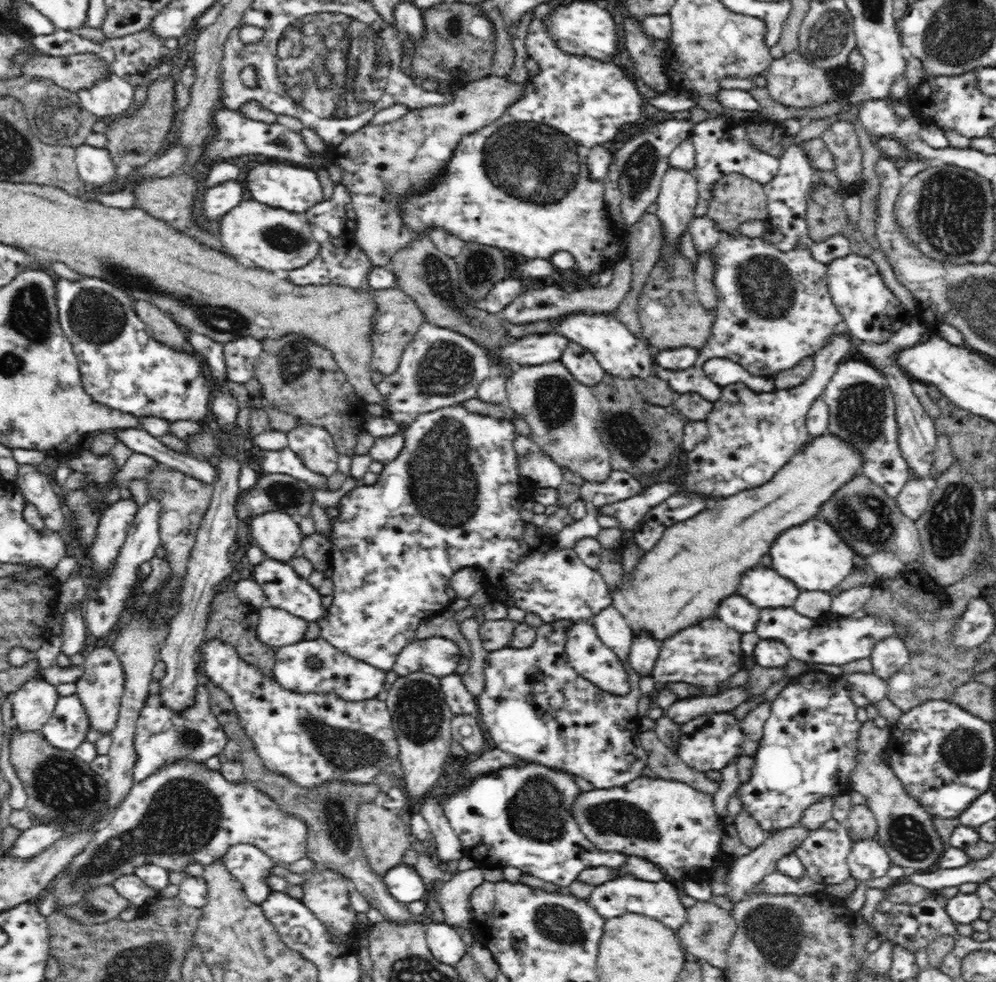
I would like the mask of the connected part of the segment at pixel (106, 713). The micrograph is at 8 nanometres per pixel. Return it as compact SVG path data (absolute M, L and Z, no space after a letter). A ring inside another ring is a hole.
M98 647L83 664L85 672L75 683L76 694L79 694L88 718L91 718L92 730L102 734L111 733L115 728L123 694L126 691L127 672L119 654L110 647Z

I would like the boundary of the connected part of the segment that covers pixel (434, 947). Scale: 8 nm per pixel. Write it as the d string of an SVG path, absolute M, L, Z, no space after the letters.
M430 922L427 925L427 945L436 960L456 966L466 954L465 942L454 927L445 923Z

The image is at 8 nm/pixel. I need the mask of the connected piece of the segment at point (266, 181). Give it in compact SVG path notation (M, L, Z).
M288 162L262 164L249 168L241 178L244 188L250 192L251 200L264 204L266 207L303 215L312 208L316 208L324 201L324 194L318 174L306 166L289 164Z

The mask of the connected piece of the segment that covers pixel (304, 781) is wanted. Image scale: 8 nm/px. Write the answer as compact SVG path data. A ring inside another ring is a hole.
M206 636L200 648L200 656L204 658L202 668L210 678L210 683L218 687L223 695L230 696L229 702L238 710L242 730L263 768L288 776L303 788L322 786L330 780L350 780L360 782L360 787L366 787L366 782L372 784L376 774L380 774L388 768L390 762L394 762L394 758L398 756L398 741L394 736L392 716L384 701L377 698L348 701L334 693L302 694L288 691L280 687L274 677L266 677L254 665L240 660L239 650L228 642L220 642L220 639Z

